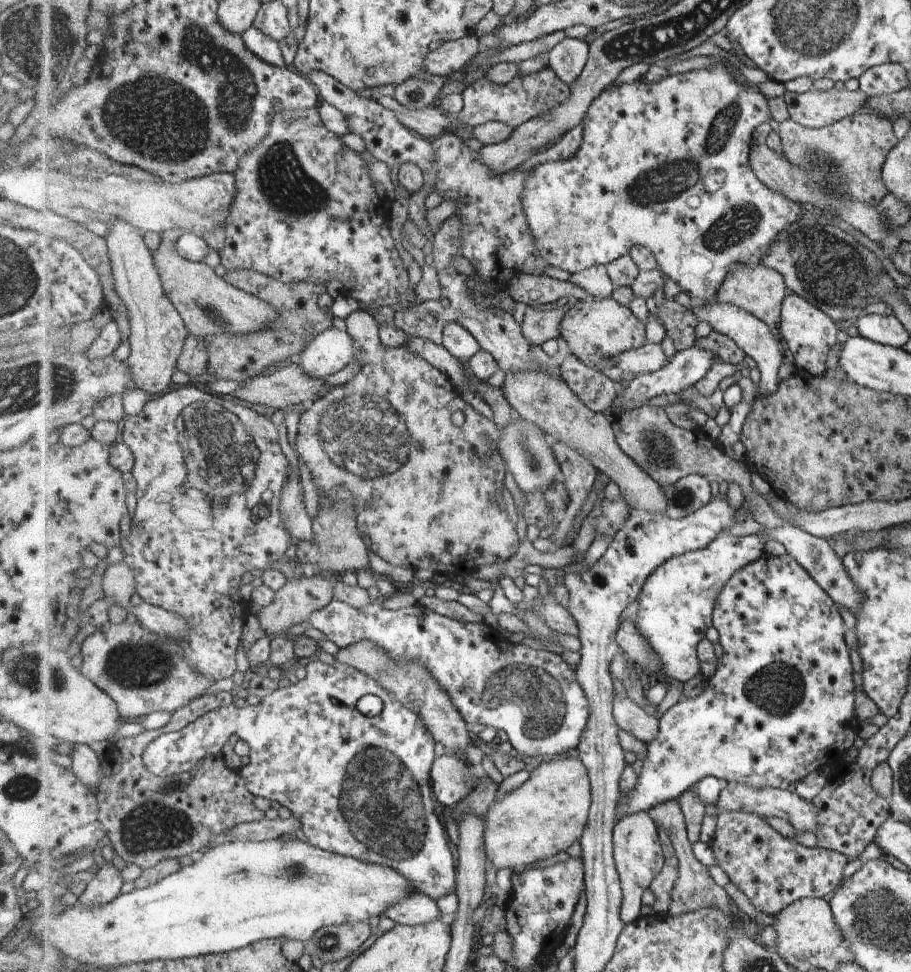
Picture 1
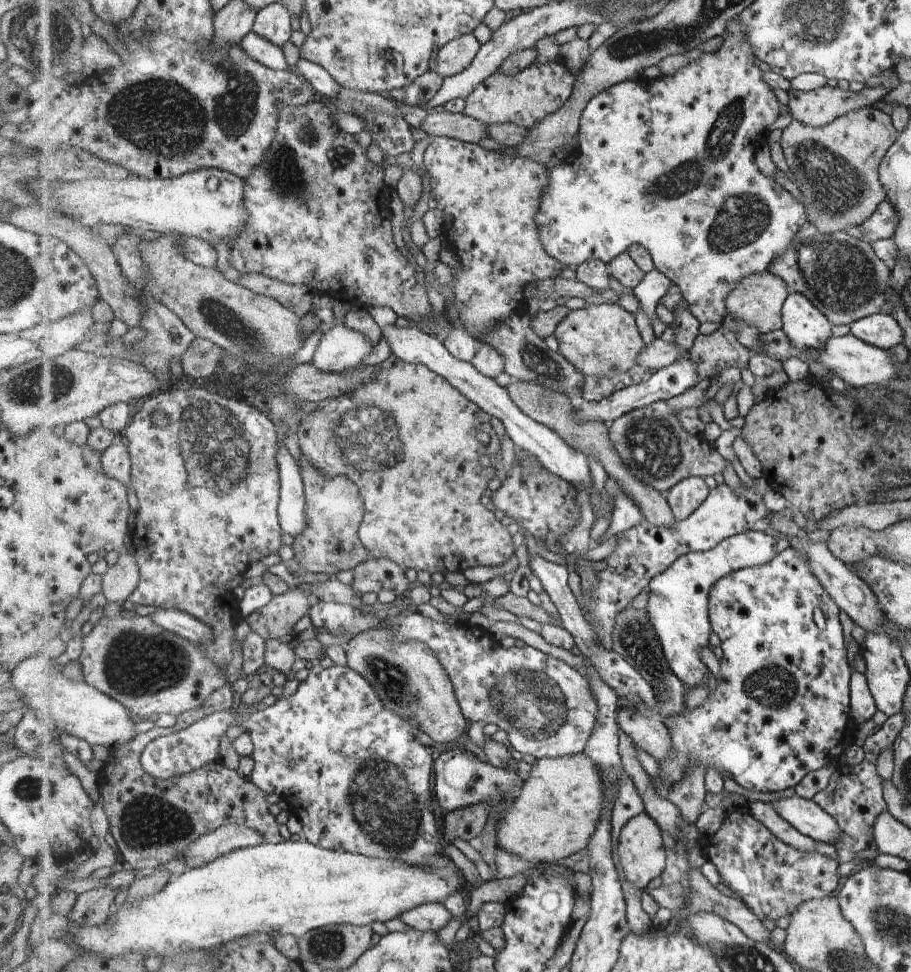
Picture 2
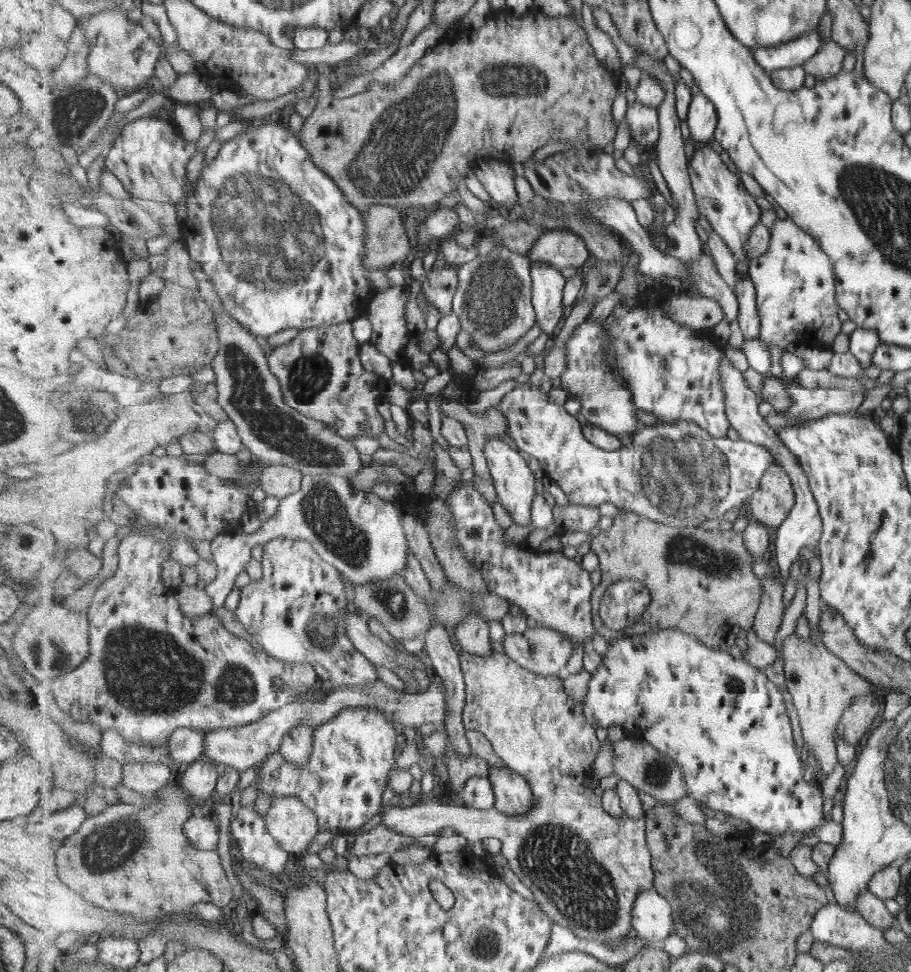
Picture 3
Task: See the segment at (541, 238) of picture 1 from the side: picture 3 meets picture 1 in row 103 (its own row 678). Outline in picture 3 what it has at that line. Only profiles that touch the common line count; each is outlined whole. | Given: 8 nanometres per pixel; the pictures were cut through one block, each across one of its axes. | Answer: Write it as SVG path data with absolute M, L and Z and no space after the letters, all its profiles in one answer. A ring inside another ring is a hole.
M663 628L653 636L633 636L630 632L620 633L620 638L608 641L607 652L603 655L601 664L593 672L593 678L589 682L589 694L583 702L585 717L592 725L606 730L609 726L622 726L628 736L642 738L657 750L673 757L683 769L683 777L685 777L685 783L687 783L687 795L691 796L697 804L711 807L713 810L722 810L727 815L744 820L749 824L751 830L765 830L765 836L773 835L777 837L783 832L805 832L808 836L814 836L818 842L839 847L845 841L843 840L844 824L825 820L823 792L821 792L815 780L811 779L809 772L803 770L801 760L804 755L799 755L799 752L797 752L797 744L793 740L793 728L791 728L791 720L789 720L783 696L779 686L773 684L767 678L767 674L764 674L764 669L751 666L747 660L740 658L738 655L729 654L723 647L719 649L709 648L695 636L677 628Z

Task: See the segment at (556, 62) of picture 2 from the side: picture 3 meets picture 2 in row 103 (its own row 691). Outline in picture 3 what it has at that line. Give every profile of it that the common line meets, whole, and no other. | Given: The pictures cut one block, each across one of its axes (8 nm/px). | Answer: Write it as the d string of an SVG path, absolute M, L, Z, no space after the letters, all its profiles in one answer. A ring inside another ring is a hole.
M463 650L460 652L460 661L466 682L466 730L483 733L506 766L521 773L529 781L535 792L535 808L525 815L507 815L497 810L497 807L479 810L464 804L443 806L443 803L431 802L417 806L414 802L403 802L398 807L383 809L381 824L391 828L394 833L413 838L427 834L463 835L468 840L467 850L480 856L484 855L481 850L483 838L502 840L502 855L511 870L531 888L547 916L561 926L570 928L579 938L615 947L634 929L632 912L637 894L655 887L656 872L648 845L646 818L631 818L627 814L614 817L605 810L602 796L597 796L593 789L585 786L589 777L593 777L593 764L599 756L602 742L599 742L596 726L585 717L584 703L576 701L565 691L562 674L545 676L530 671L507 654L493 652L491 656L479 656Z

